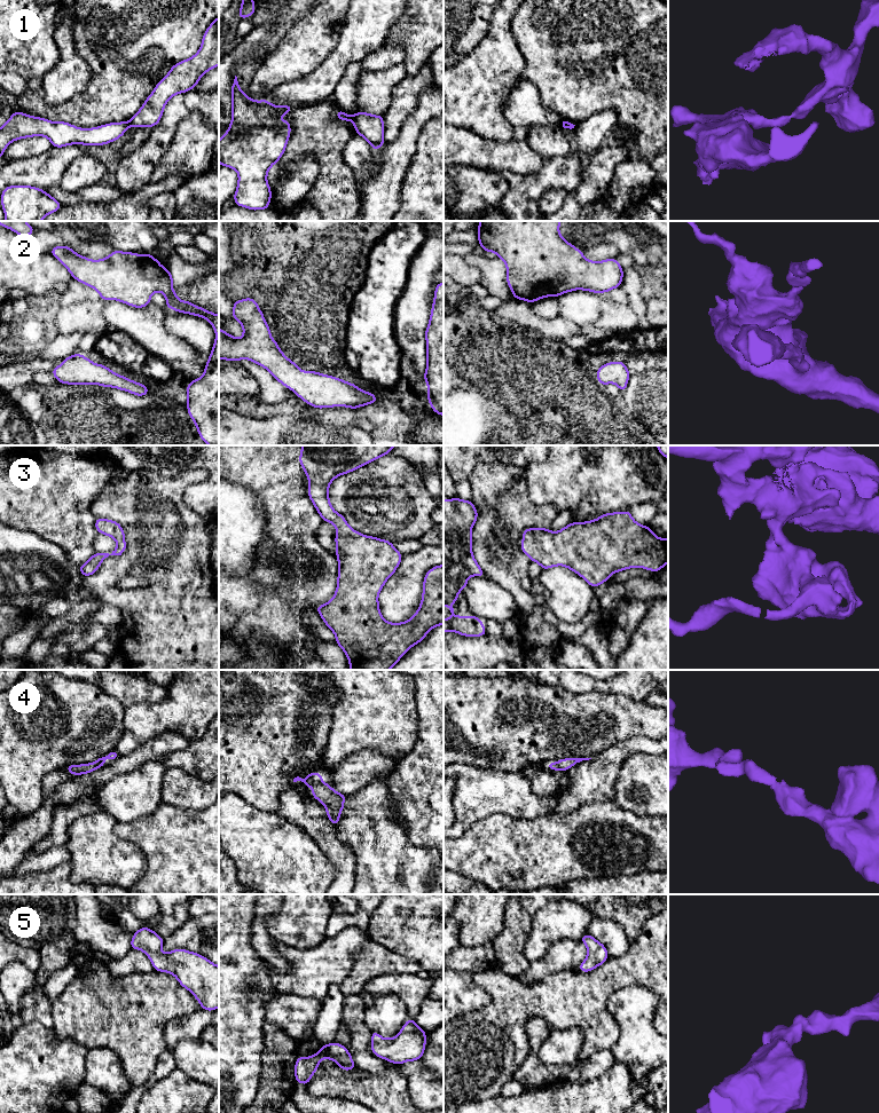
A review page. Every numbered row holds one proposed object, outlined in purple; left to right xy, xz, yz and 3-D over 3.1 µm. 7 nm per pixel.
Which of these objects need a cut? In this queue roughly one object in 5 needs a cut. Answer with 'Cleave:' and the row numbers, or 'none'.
Cleave: 1

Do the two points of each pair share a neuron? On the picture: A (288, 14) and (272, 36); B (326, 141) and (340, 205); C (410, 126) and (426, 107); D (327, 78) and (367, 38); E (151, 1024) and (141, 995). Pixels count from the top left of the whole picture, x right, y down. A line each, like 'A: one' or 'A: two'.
A: one
B: one
C: one
D: one
E: one

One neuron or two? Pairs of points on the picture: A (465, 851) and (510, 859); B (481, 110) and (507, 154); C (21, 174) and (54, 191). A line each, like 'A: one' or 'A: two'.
A: one
B: two
C: two

